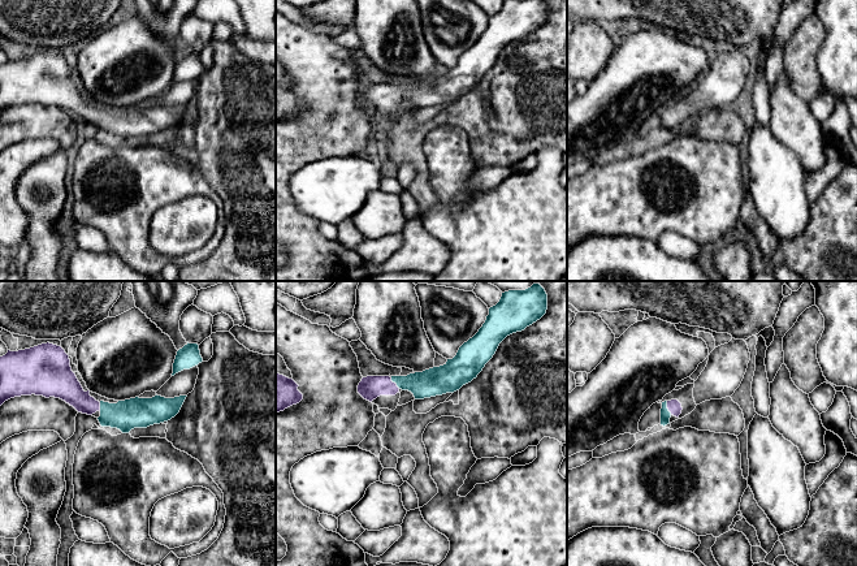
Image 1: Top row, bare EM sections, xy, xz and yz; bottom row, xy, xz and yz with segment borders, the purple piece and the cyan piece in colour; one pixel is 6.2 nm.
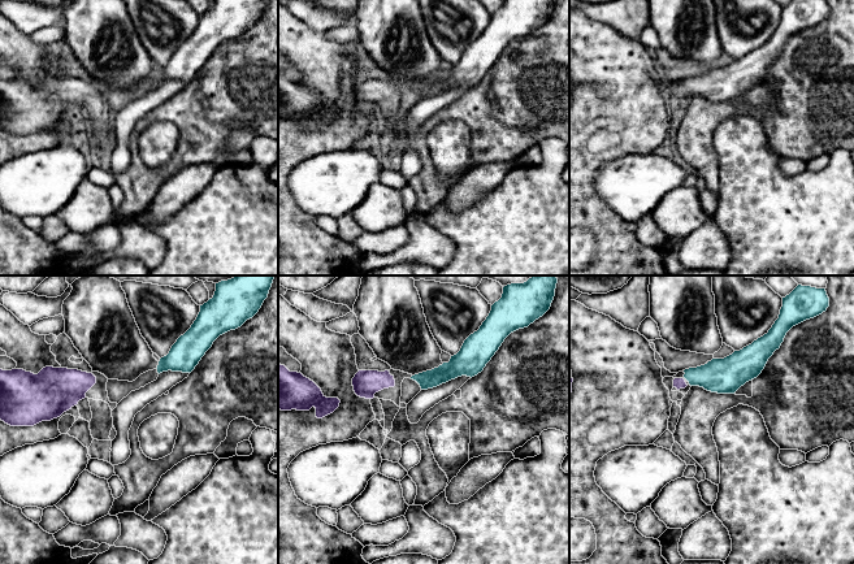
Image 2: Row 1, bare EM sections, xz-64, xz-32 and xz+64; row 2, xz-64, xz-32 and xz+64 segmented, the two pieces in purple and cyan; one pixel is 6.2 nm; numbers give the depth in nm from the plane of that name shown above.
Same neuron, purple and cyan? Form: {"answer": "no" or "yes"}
{"answer": "yes"}

